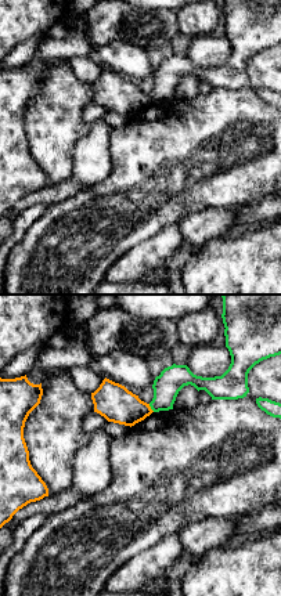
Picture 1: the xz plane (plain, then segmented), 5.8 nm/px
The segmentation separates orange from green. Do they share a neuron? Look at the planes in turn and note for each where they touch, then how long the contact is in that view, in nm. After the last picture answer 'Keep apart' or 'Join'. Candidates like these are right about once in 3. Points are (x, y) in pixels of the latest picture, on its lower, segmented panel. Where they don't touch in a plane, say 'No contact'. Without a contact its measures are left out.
Touches orange at (150, 408). Shared border 60 nm

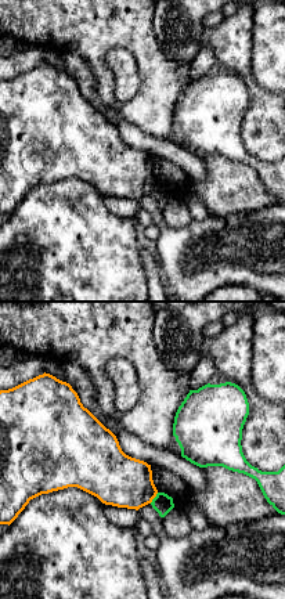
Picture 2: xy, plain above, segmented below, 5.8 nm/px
Touches orange at (154, 497). Shared border 80 nm

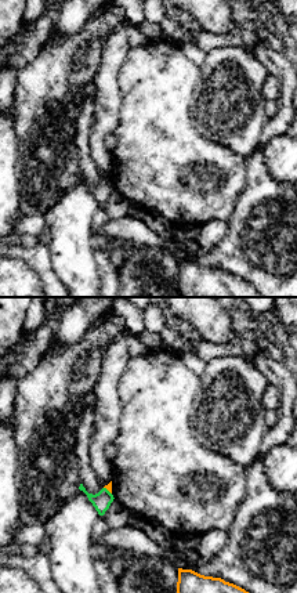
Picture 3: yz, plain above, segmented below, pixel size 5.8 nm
Touches orange at (108, 490). Shared border 60 nm

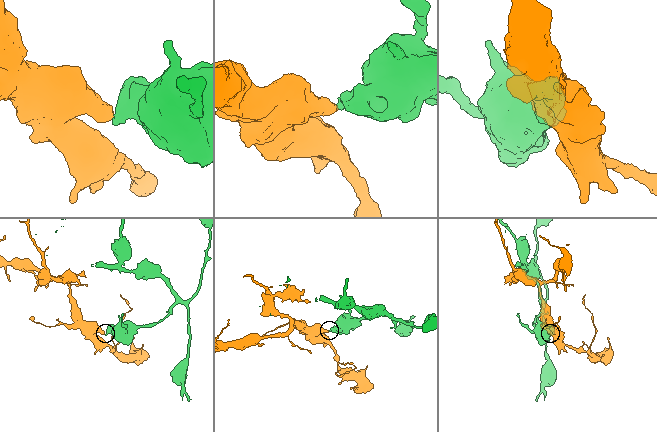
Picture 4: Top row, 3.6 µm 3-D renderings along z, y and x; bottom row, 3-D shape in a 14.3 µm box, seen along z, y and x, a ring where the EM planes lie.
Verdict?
Keep apart

